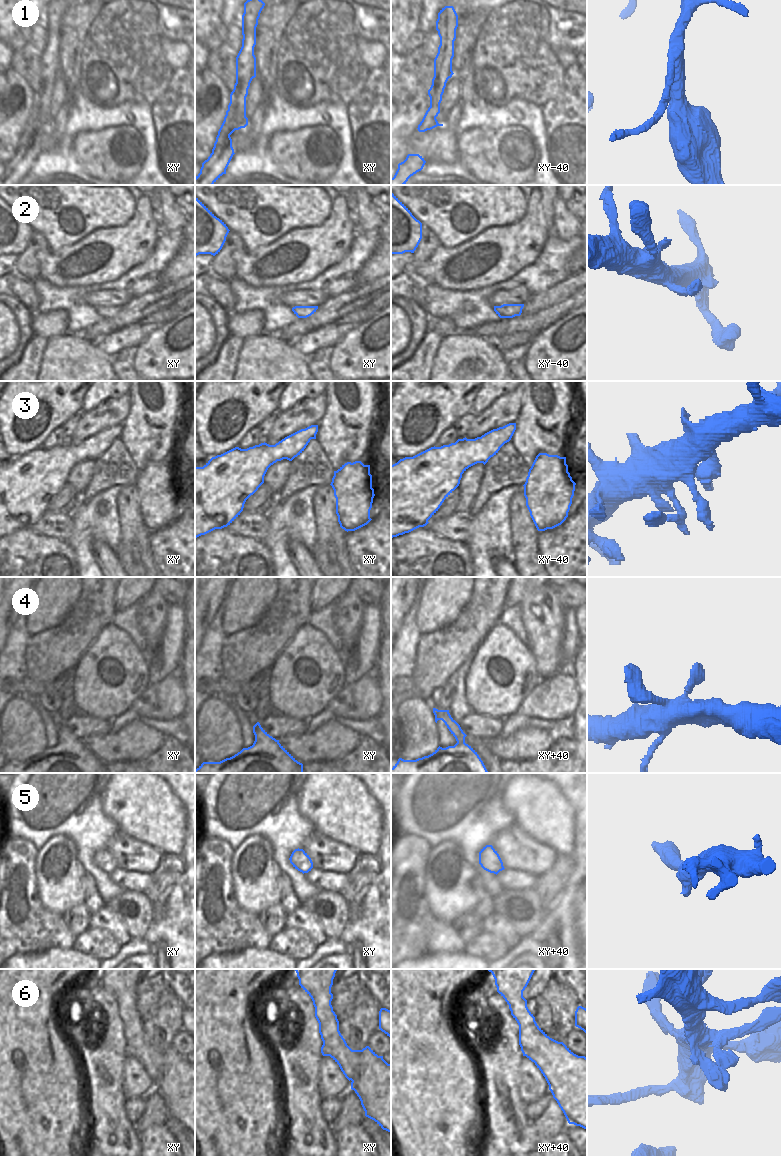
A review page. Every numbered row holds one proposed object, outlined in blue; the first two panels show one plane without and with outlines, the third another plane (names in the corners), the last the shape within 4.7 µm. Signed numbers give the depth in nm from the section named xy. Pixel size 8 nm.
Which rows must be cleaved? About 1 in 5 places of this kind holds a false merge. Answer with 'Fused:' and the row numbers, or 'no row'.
Fused: no row

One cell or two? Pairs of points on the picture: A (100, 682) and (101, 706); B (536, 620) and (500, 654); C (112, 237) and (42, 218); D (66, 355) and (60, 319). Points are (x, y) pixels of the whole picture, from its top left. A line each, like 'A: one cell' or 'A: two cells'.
A: one cell
B: two cells
C: two cells
D: two cells

